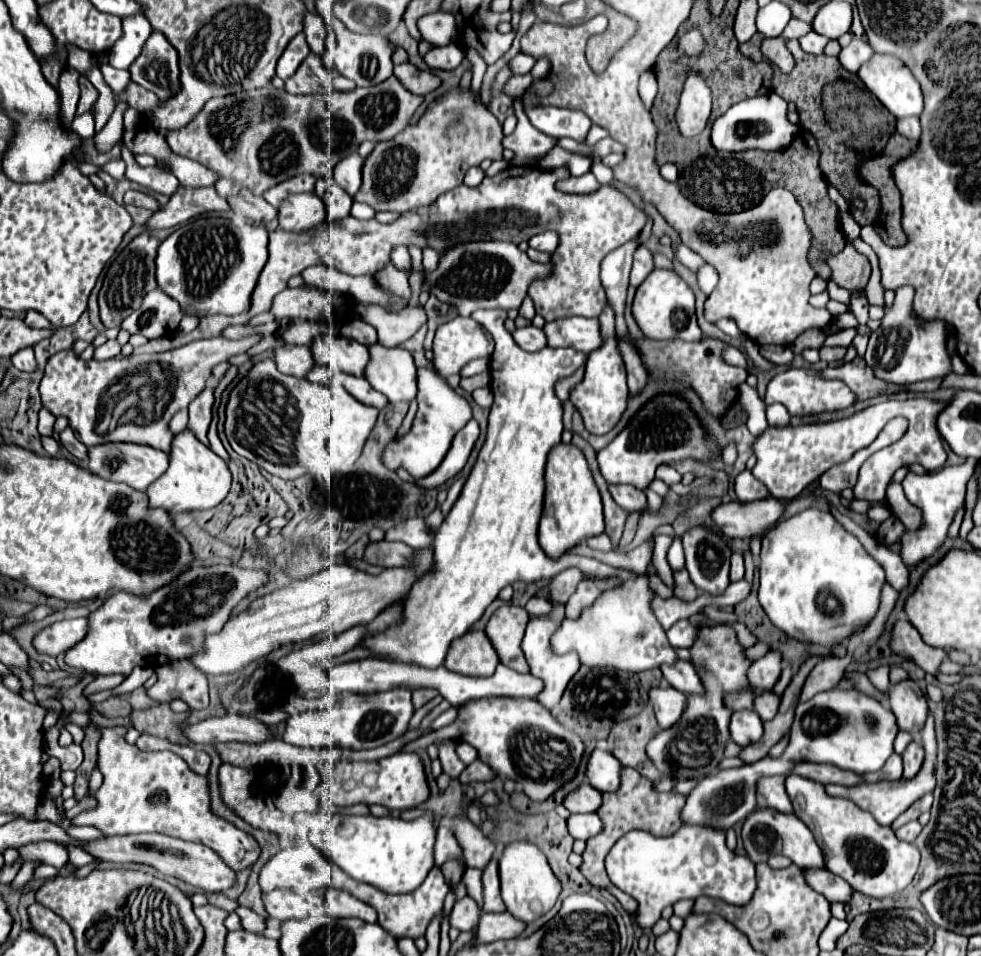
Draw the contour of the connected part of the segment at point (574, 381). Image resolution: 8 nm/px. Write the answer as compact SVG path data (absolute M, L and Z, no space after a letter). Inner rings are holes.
M579 368L573 376L569 376L569 378L565 378L565 380L561 380L559 384L557 384L557 394L561 394L561 398L563 400L569 400L569 392L579 384L583 380L583 368Z

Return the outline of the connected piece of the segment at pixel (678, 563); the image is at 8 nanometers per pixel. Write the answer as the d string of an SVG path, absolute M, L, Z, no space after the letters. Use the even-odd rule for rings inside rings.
M675 536L675 538L673 538L673 544L669 546L669 552L667 552L667 562L669 562L669 566L671 566L673 570L683 568L683 564L685 564L685 558L683 558L683 548L681 548L681 538L679 538L679 536Z

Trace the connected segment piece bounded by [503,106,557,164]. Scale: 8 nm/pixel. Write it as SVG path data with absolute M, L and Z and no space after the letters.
M515 106L515 116L519 120L515 132L503 138L503 146L513 150L513 164L531 164L531 160L545 156L551 148L557 146L557 138L545 136L527 120L521 106Z

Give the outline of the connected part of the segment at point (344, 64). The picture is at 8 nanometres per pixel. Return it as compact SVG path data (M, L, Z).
M337 18L331 24L333 24L333 30L337 34L337 44L331 50L331 54L335 54L335 66L337 66L339 74L353 80L357 86L379 84L379 82L383 82L383 80L387 80L391 76L393 62L391 62L391 46L389 46L387 38L353 34Z

